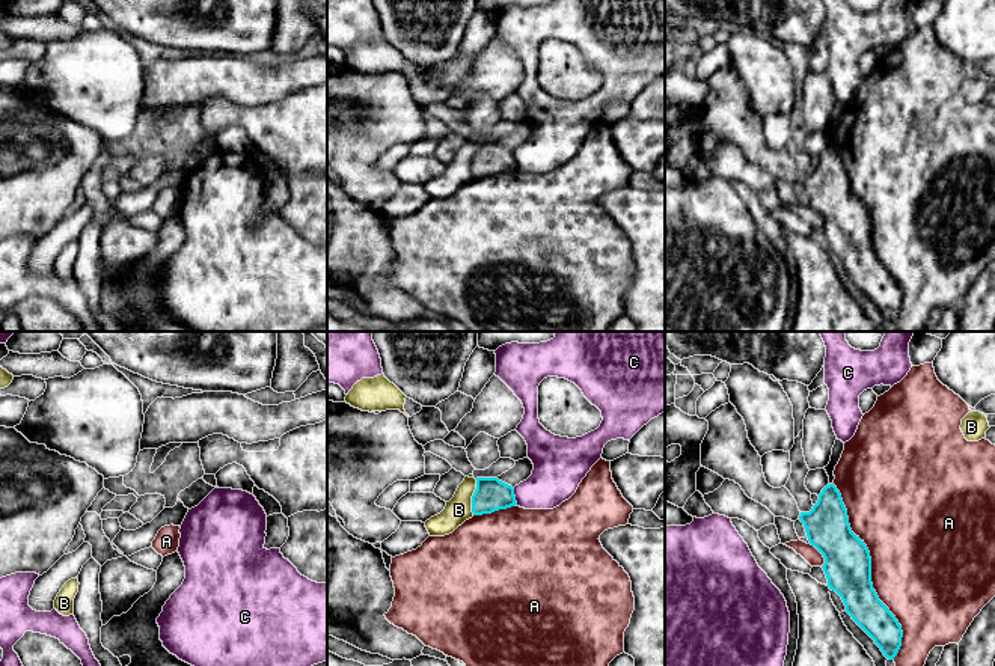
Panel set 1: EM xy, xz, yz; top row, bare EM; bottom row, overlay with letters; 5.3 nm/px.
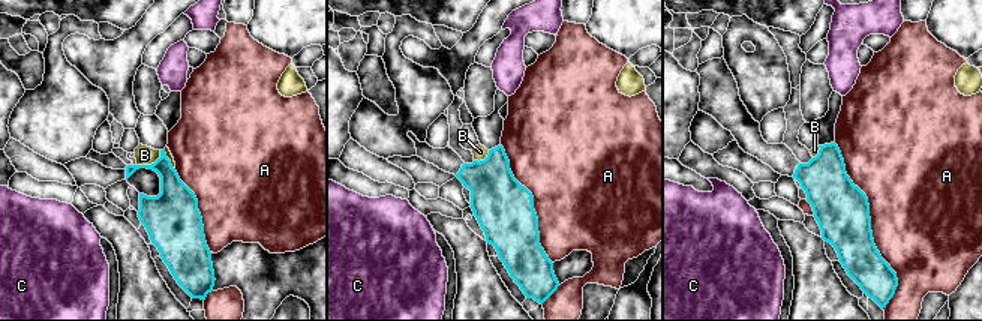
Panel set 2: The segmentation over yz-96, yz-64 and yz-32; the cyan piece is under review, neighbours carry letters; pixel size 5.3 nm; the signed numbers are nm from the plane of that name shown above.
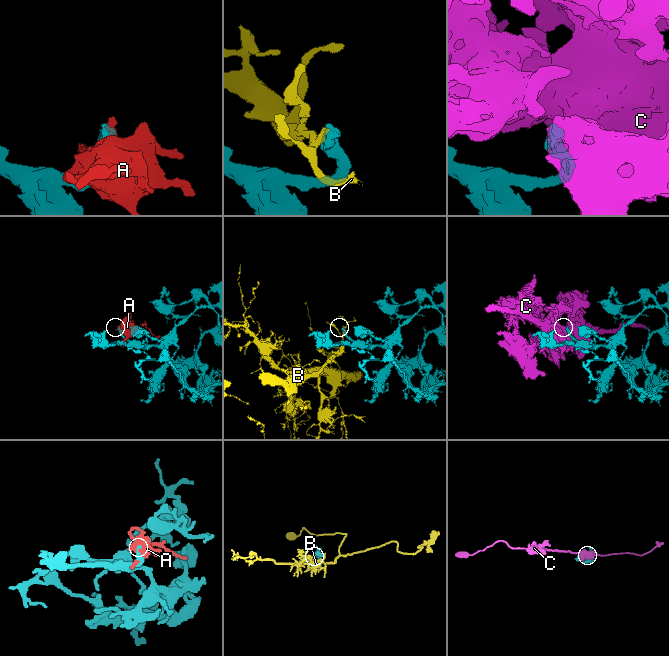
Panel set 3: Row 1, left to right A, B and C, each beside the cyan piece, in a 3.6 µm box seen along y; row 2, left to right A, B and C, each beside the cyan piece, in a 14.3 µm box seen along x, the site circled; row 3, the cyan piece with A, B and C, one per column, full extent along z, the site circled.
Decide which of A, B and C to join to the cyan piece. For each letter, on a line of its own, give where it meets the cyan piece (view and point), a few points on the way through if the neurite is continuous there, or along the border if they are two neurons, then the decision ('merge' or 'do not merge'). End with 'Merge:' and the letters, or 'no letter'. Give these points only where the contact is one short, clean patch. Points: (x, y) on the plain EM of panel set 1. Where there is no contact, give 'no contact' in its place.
A: yz (870, 234) | do not merge
B: xz (472, 160) | along xz (477, 142), (477, 151), (472, 158), (472, 177) | do not merge
C: xz (514, 158) | along xz (513, 151), (517, 166) | do not merge
Merge: no letter

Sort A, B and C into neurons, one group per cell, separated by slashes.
A / B / C

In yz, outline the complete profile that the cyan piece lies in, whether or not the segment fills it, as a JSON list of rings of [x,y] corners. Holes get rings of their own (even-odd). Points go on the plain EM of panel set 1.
[[[731,65],[712,74],[706,83],[709,84],[709,93],[701,105],[701,128],[724,142],[739,146],[749,161],[766,169],[775,179],[791,184],[799,181],[804,185],[810,206],[825,220],[822,231],[829,252],[841,259],[846,274],[874,303],[883,318],[894,322],[902,309],[902,288],[873,252],[870,214],[864,203],[852,194],[847,172],[837,149],[834,146],[826,148],[813,172],[801,175],[794,160],[785,149],[773,151],[766,145],[761,119],[751,107],[745,83]]]

